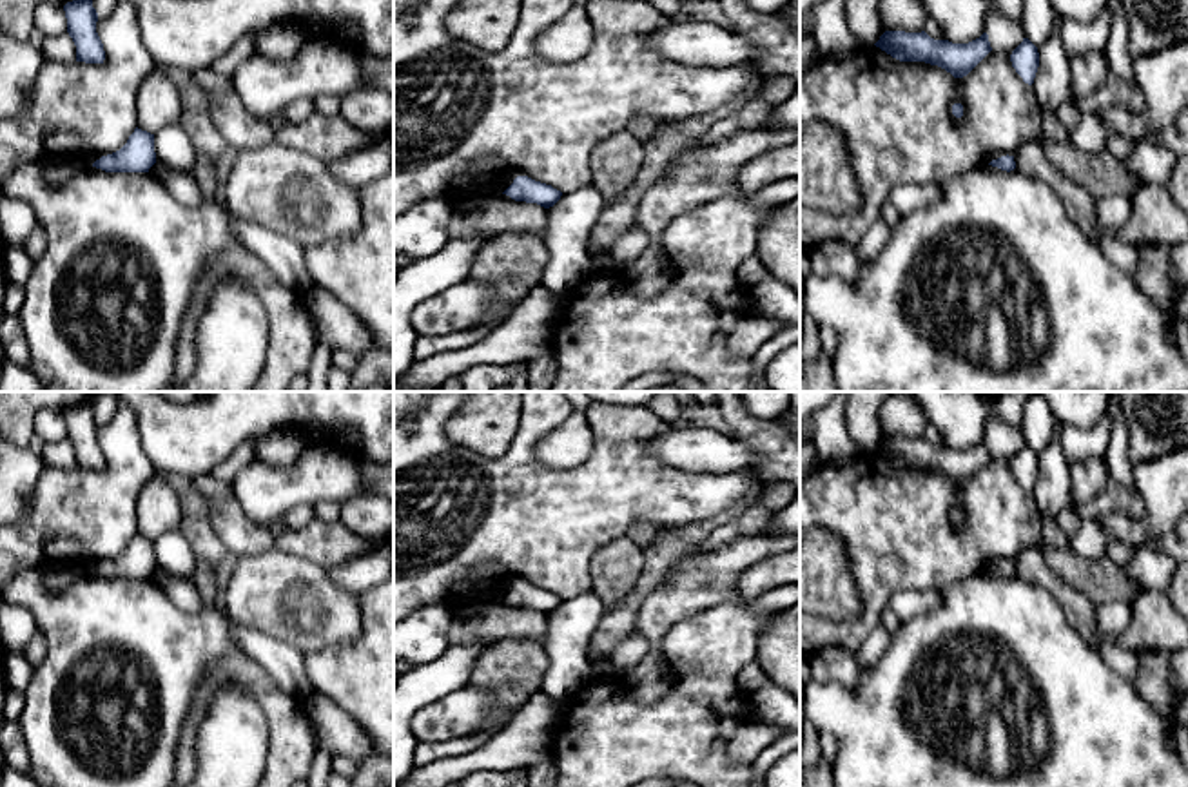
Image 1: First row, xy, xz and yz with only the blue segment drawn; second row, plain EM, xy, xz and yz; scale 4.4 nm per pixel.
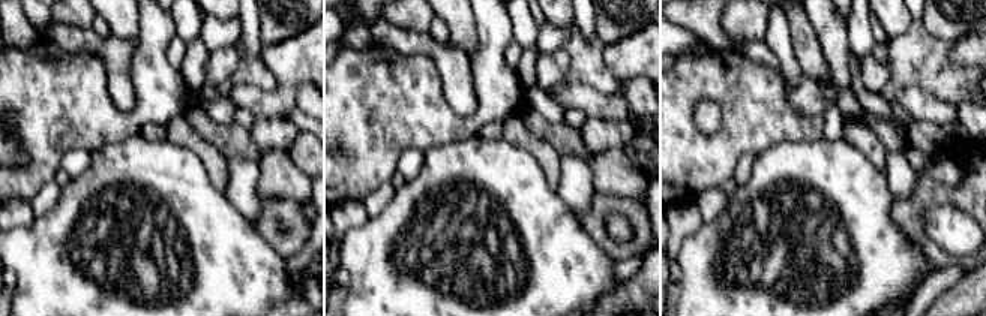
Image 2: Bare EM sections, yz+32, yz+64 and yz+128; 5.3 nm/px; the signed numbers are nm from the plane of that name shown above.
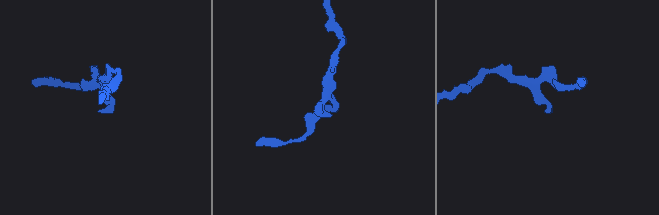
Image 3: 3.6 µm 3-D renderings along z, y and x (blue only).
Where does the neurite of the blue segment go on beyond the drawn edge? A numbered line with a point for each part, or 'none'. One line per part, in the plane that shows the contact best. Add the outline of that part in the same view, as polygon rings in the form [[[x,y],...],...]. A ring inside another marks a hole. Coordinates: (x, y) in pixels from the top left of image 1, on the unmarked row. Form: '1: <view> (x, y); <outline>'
none

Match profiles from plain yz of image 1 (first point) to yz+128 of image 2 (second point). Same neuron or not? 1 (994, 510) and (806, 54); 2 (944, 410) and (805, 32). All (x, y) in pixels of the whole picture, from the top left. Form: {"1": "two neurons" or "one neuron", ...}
{"1": "two neurons", "2": "one neuron"}

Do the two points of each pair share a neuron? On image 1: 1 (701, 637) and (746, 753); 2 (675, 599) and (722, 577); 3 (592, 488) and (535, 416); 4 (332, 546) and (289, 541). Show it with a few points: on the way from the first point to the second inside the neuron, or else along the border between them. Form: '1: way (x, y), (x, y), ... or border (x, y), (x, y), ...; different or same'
1: border (755, 720), (731, 738), (731, 766); different
2: way (682, 586), (691, 577), (710, 577); same
3: way (564, 488), (555, 488), (528, 461), (528, 443); same
4: way (321, 543), (300, 543); same

